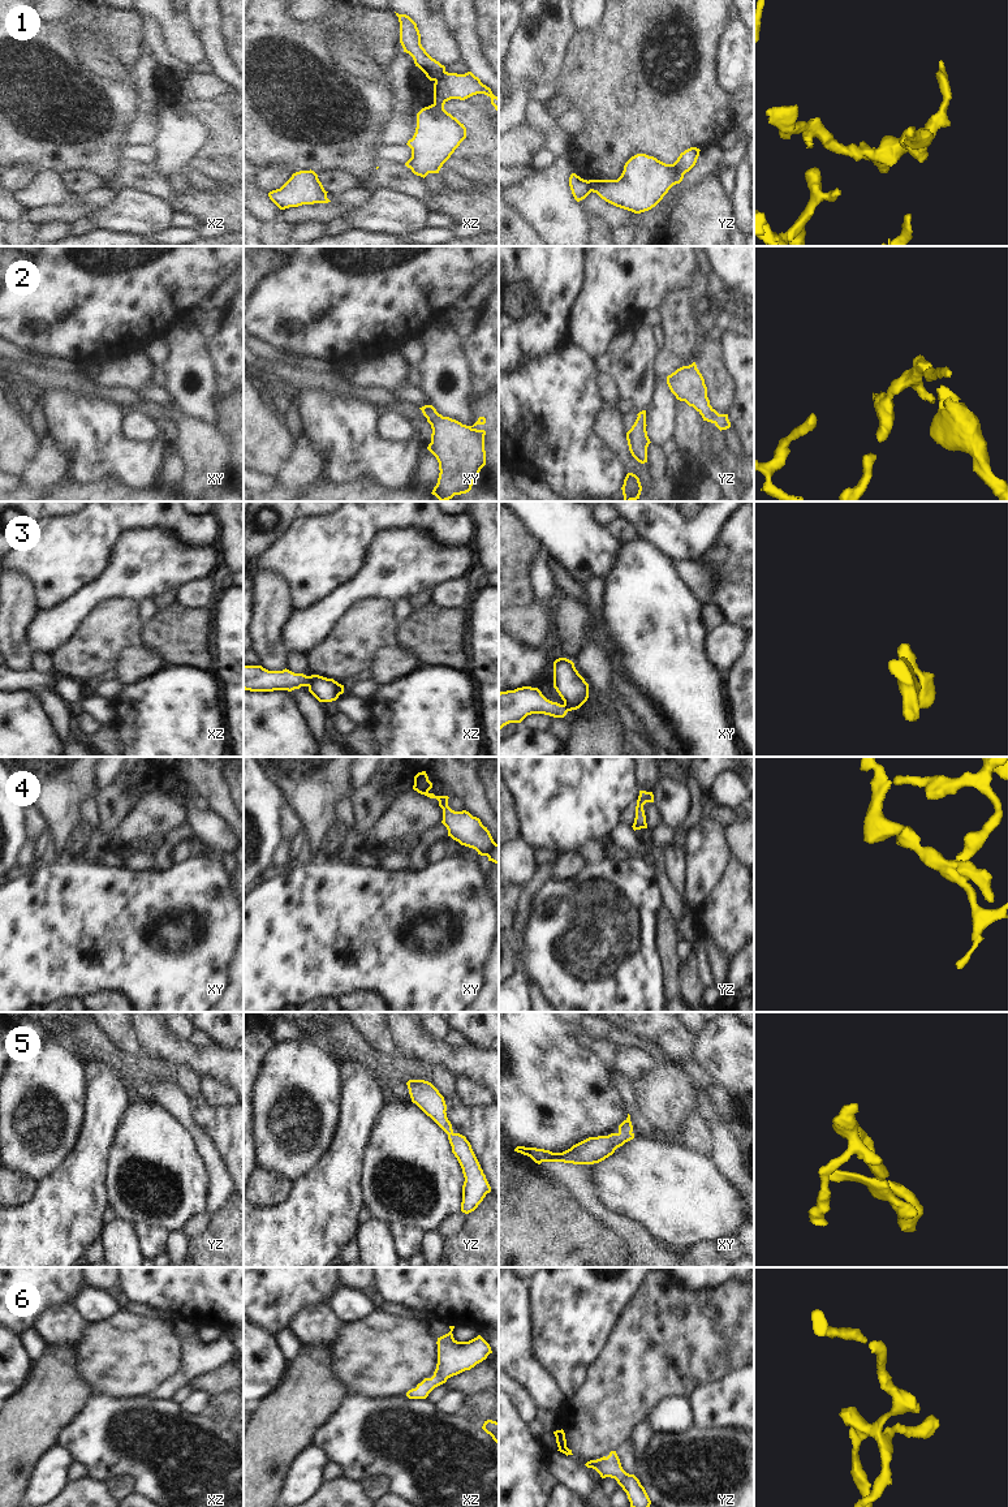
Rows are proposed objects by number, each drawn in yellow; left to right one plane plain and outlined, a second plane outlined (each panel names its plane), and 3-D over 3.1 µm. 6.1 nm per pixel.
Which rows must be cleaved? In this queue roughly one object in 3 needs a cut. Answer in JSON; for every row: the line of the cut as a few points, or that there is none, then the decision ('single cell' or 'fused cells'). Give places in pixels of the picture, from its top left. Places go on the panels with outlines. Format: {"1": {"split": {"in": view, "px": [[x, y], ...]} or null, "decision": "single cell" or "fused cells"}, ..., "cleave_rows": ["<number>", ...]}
{"1": {"split": {"in": "xz", "px": [[446, 72], [435, 81]]}, "decision": "fused cells"}, "2": {"split": null, "decision": "single cell"}, "3": {"split": {"in": "xz", "px": [[310, 676], [308, 685]]}, "decision": "fused cells"}, "4": {"split": null, "decision": "single cell"}, "5": {"split": null, "decision": "single cell"}, "6": {"split": null, "decision": "single cell"}, "cleave_rows": ["1", "3"]}

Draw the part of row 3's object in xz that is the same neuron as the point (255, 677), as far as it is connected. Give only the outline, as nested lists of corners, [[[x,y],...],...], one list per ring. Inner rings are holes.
[[[244,666],[244,689],[250,692],[273,692],[309,686],[310,676],[289,669],[268,671],[262,666]]]

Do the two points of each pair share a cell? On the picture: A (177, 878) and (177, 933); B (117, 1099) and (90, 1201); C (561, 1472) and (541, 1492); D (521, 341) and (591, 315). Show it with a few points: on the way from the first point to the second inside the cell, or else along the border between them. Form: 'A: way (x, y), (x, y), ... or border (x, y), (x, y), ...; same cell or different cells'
A: way (182, 891), (182, 920); same cell
B: way (100, 1124), (90, 1150), (90, 1176); same cell
C: border (550, 1454), (550, 1472), (559, 1484); different cells
D: border (580, 295), (569, 314), (568, 339); different cells

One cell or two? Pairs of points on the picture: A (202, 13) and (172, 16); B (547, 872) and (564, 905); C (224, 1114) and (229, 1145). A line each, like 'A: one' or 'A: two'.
A: two
B: two
C: one

